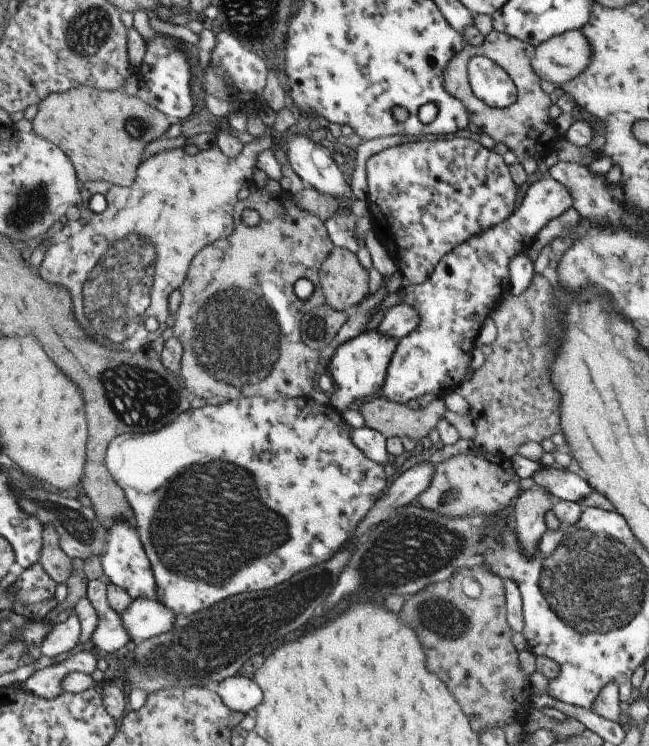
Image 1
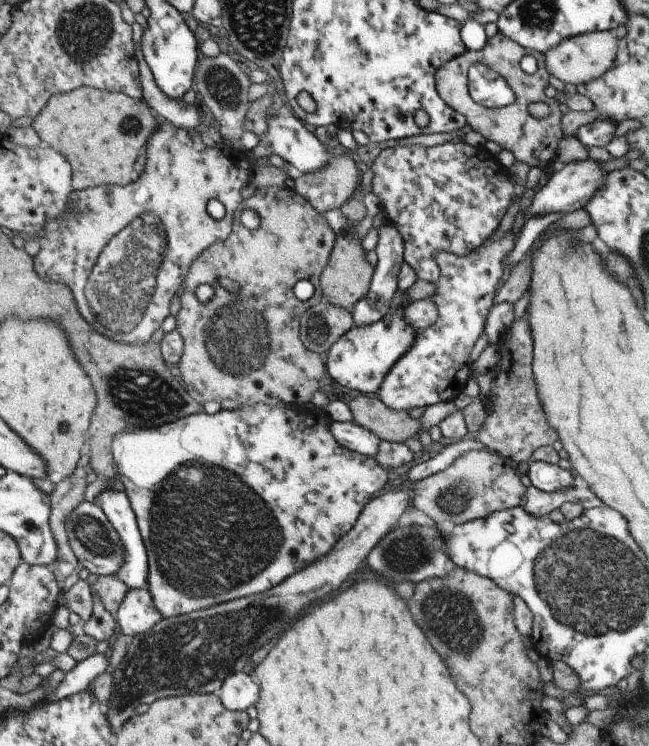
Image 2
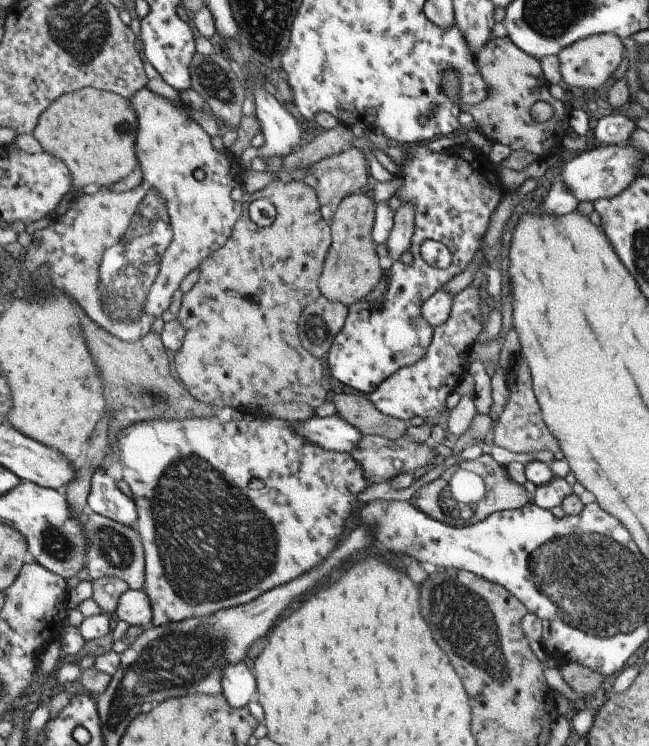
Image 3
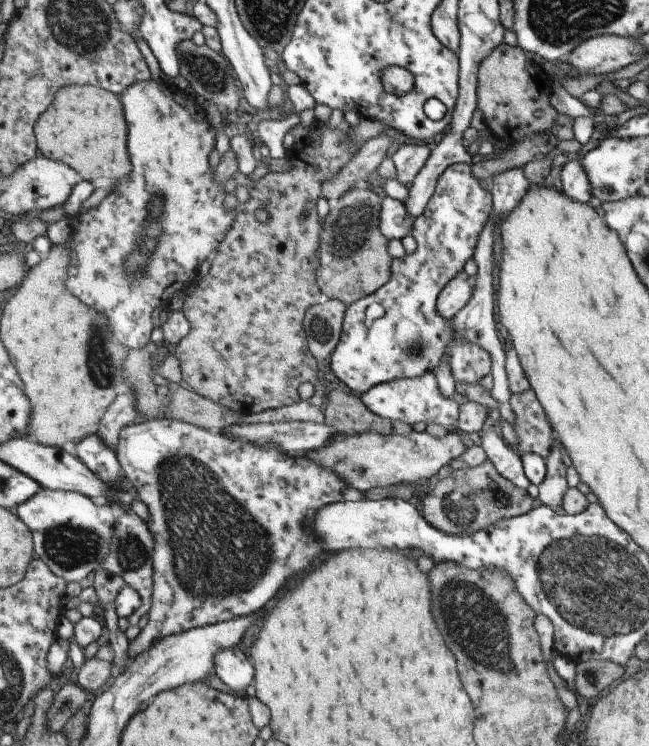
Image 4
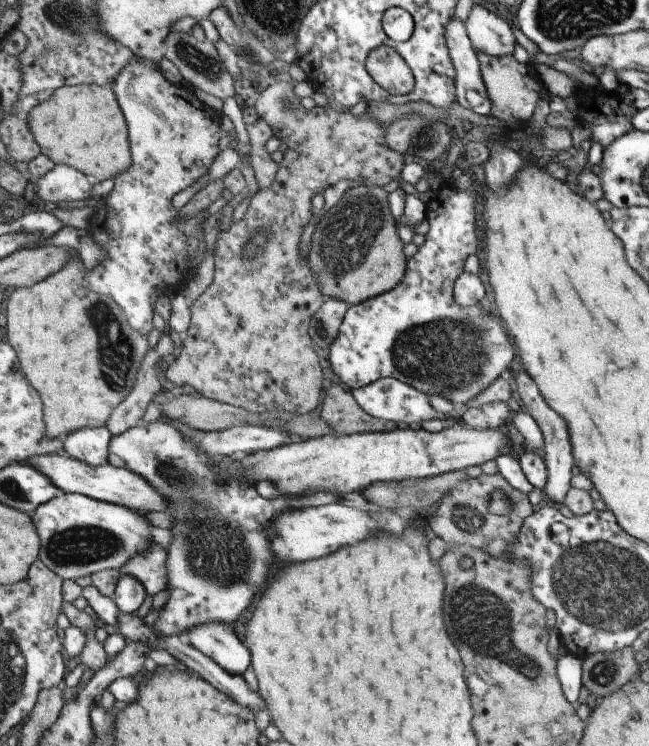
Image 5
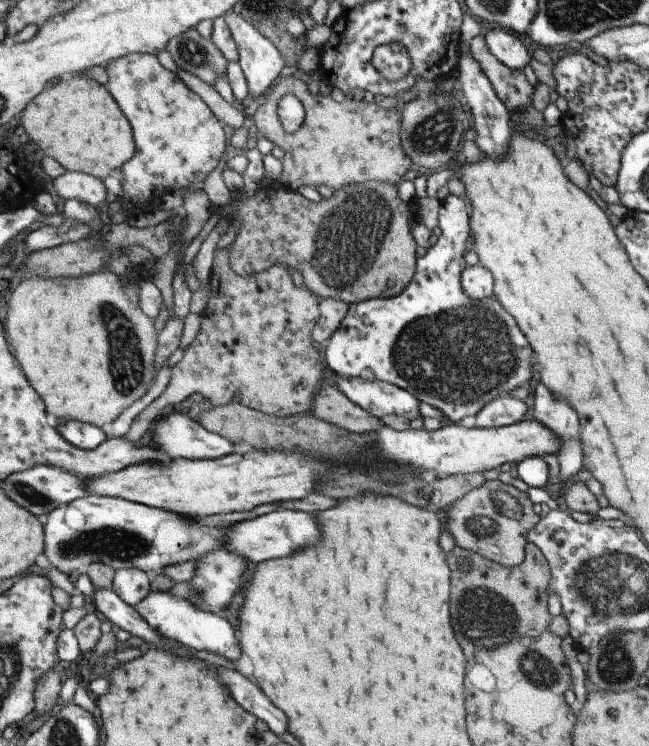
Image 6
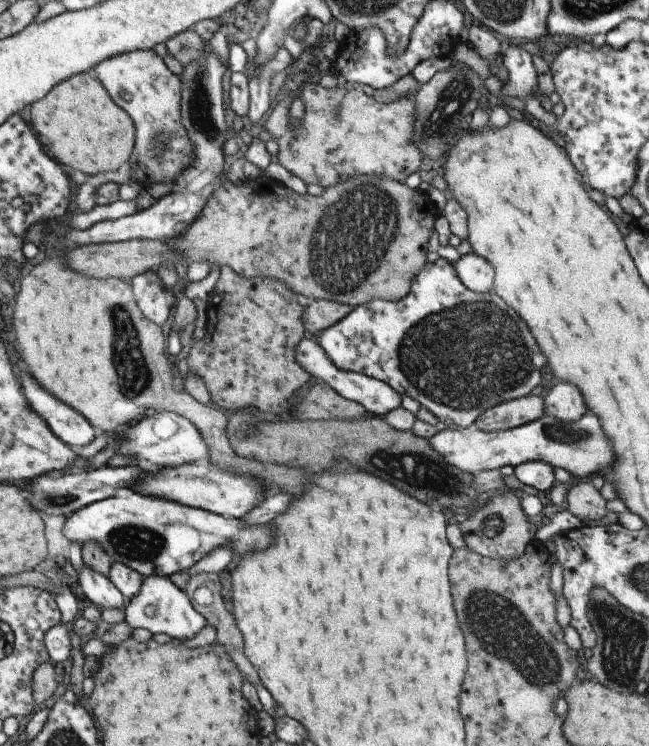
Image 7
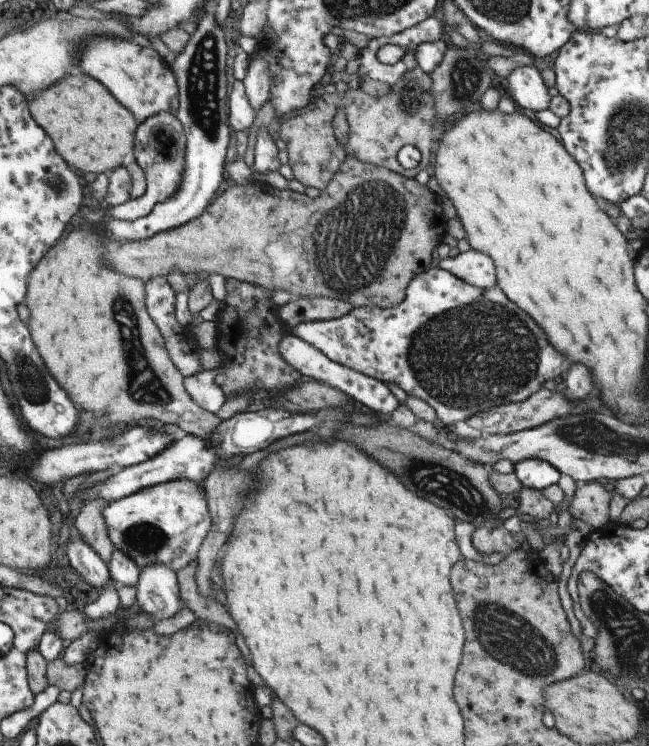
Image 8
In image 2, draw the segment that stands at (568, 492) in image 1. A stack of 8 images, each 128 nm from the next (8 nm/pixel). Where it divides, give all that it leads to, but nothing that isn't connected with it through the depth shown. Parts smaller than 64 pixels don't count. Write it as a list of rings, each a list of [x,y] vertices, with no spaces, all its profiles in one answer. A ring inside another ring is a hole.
[[[537,460],[528,461],[527,478],[537,490],[555,492],[574,486],[578,479],[574,473],[570,473],[556,464]]]

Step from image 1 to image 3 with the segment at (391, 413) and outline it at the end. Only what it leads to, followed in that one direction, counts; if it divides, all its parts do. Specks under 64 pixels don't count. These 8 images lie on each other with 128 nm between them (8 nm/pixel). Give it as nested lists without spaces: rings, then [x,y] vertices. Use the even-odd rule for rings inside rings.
[[[334,394],[328,399],[335,408],[335,416],[349,423],[362,435],[379,435],[397,440],[404,435],[407,424],[398,418],[381,414],[363,394]]]

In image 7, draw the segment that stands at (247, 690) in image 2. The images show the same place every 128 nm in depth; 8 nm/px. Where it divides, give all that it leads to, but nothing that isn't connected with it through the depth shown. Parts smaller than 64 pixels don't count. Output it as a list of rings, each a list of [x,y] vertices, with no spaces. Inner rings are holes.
[[[149,575],[143,577],[139,592],[128,600],[125,607],[125,624],[131,628],[145,628],[152,633],[171,636],[174,641],[190,639],[208,625],[205,620],[191,606],[184,591],[179,590],[167,576]]]

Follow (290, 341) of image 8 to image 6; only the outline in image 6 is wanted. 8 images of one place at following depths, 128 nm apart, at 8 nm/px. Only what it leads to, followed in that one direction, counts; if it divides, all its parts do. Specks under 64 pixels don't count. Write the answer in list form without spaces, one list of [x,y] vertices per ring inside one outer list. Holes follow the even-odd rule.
[[[332,372],[332,376],[335,378],[334,385],[345,398],[374,417],[395,414],[410,421],[420,416],[418,409],[420,402],[417,398],[413,398],[412,394],[407,394],[394,384],[361,378],[341,378],[335,372]]]

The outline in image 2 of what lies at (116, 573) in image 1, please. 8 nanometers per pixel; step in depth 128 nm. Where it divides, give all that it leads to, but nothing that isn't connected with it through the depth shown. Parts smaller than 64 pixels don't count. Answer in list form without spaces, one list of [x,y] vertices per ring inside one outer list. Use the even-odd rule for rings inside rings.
[[[107,489],[99,492],[95,498],[123,546],[123,564],[114,575],[121,579],[128,589],[146,589],[146,550],[126,494],[123,491]]]

